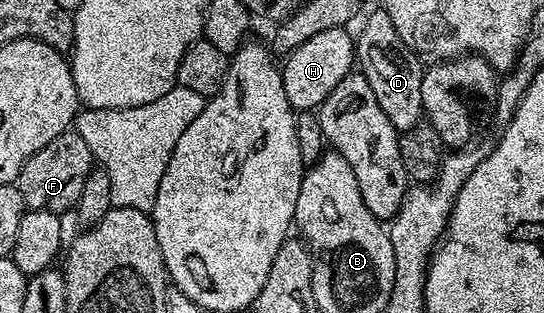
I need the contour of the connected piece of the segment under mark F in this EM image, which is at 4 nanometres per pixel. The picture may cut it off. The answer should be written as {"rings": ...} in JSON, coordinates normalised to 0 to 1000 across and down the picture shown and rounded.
{"rings":[[[125,412],[105,438],[97,438],[97,450],[83,463],[83,476],[68,476],[68,489],[61,489],[53,514],[46,514],[31,575],[31,594],[51,668],[110,681],[136,665],[140,642],[149,629],[149,604],[156,604],[156,578],[167,543],[171,543],[171,498],[164,463],[156,463],[156,438],[149,438],[134,412]]]}

